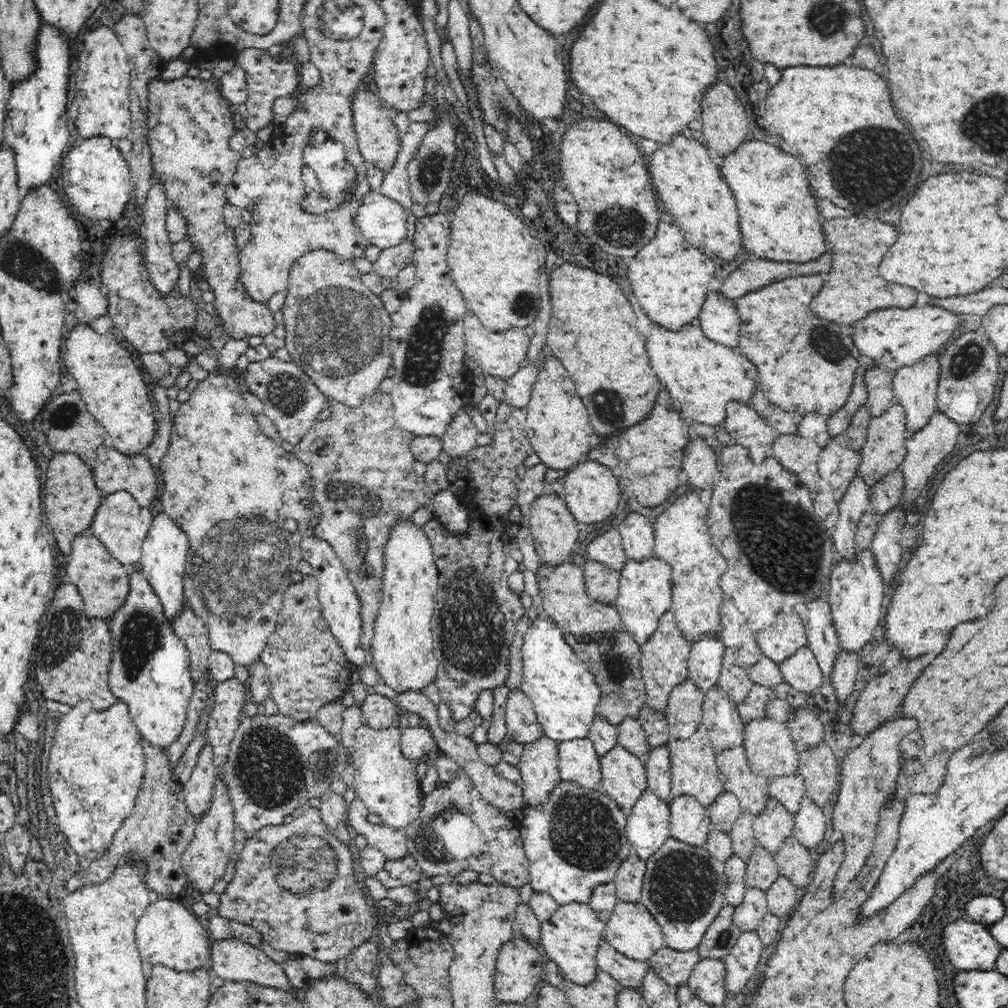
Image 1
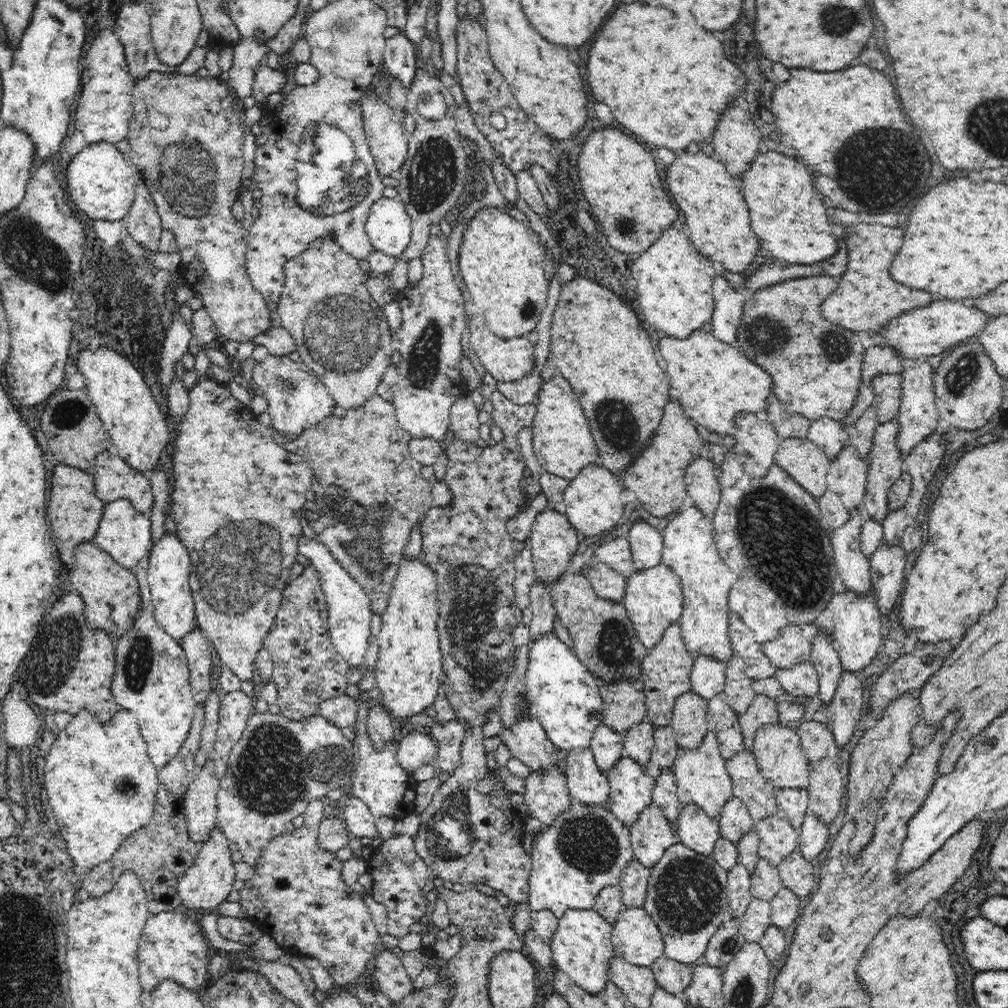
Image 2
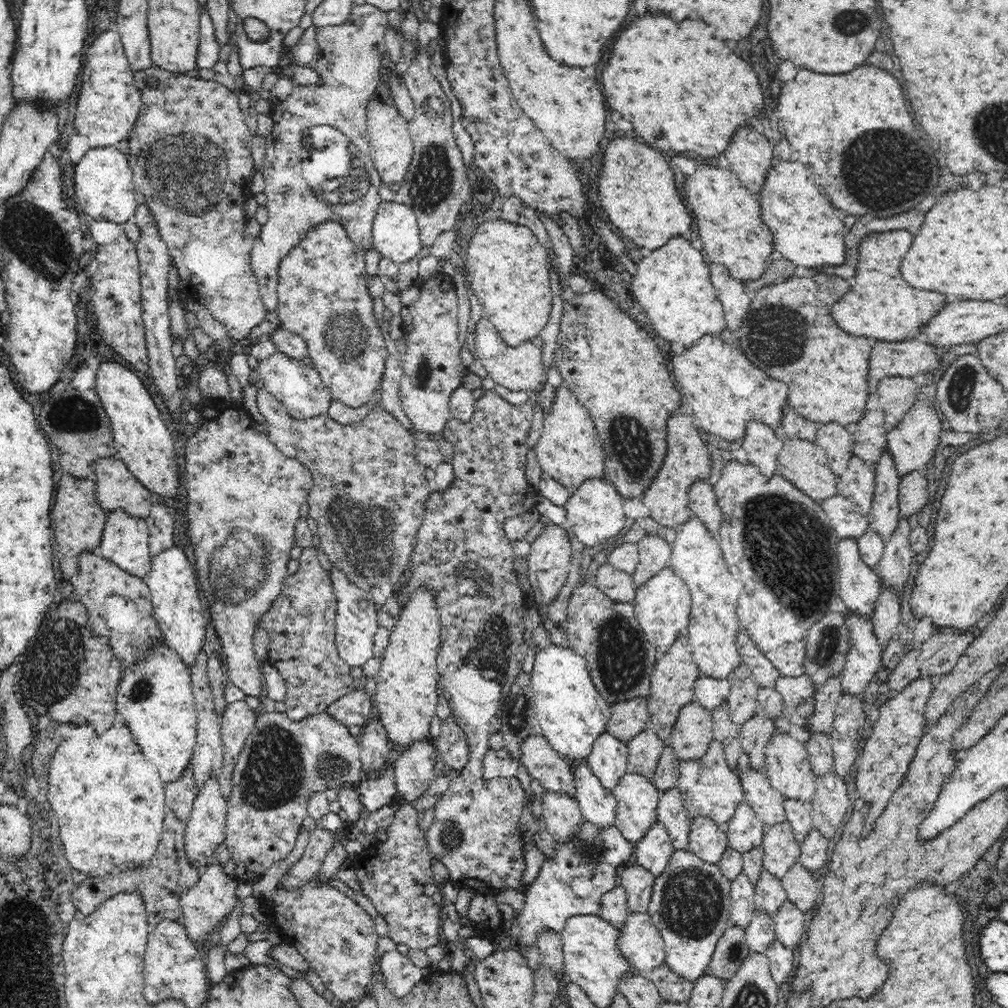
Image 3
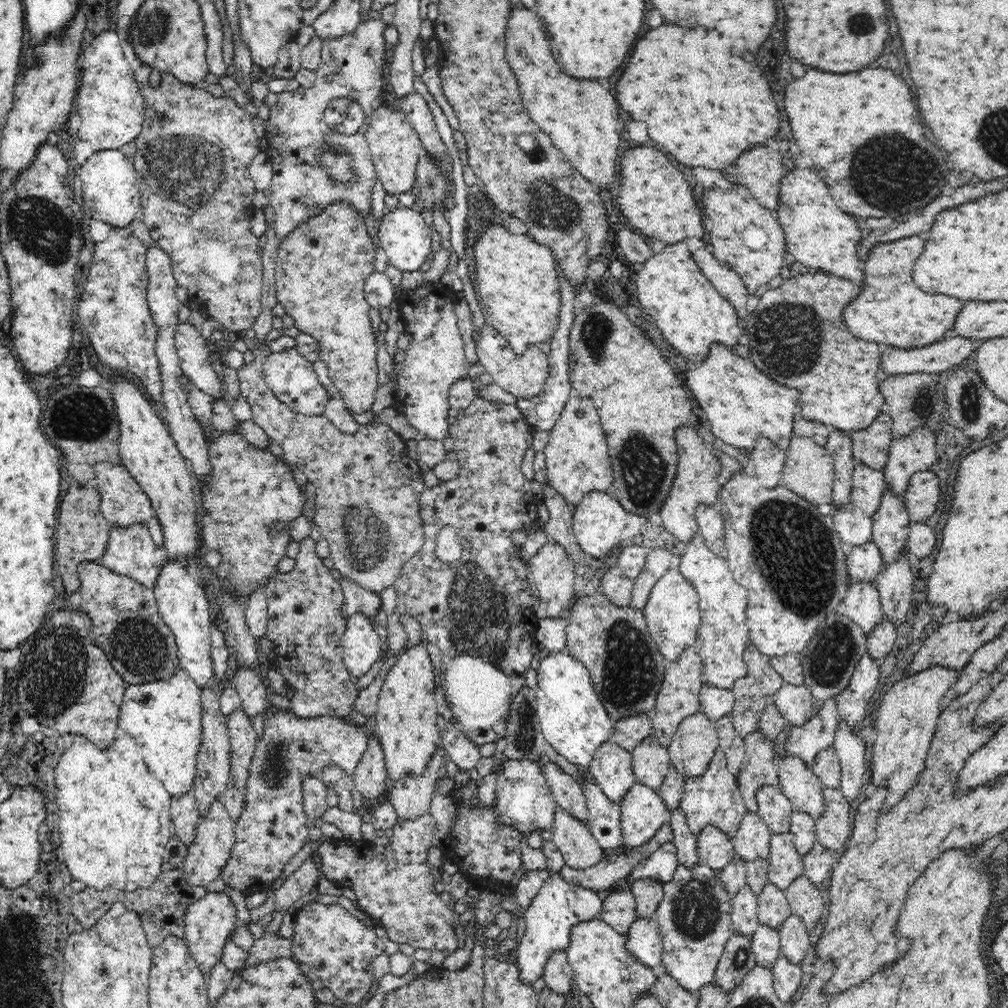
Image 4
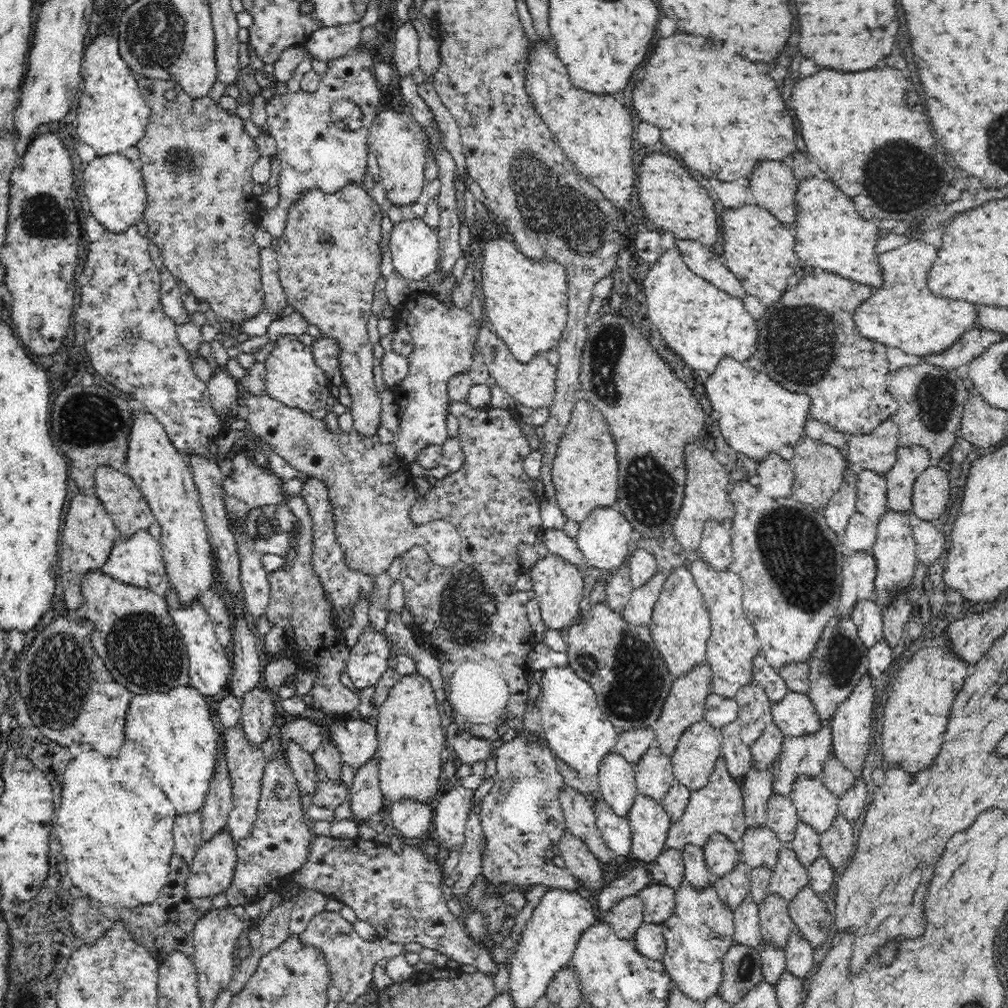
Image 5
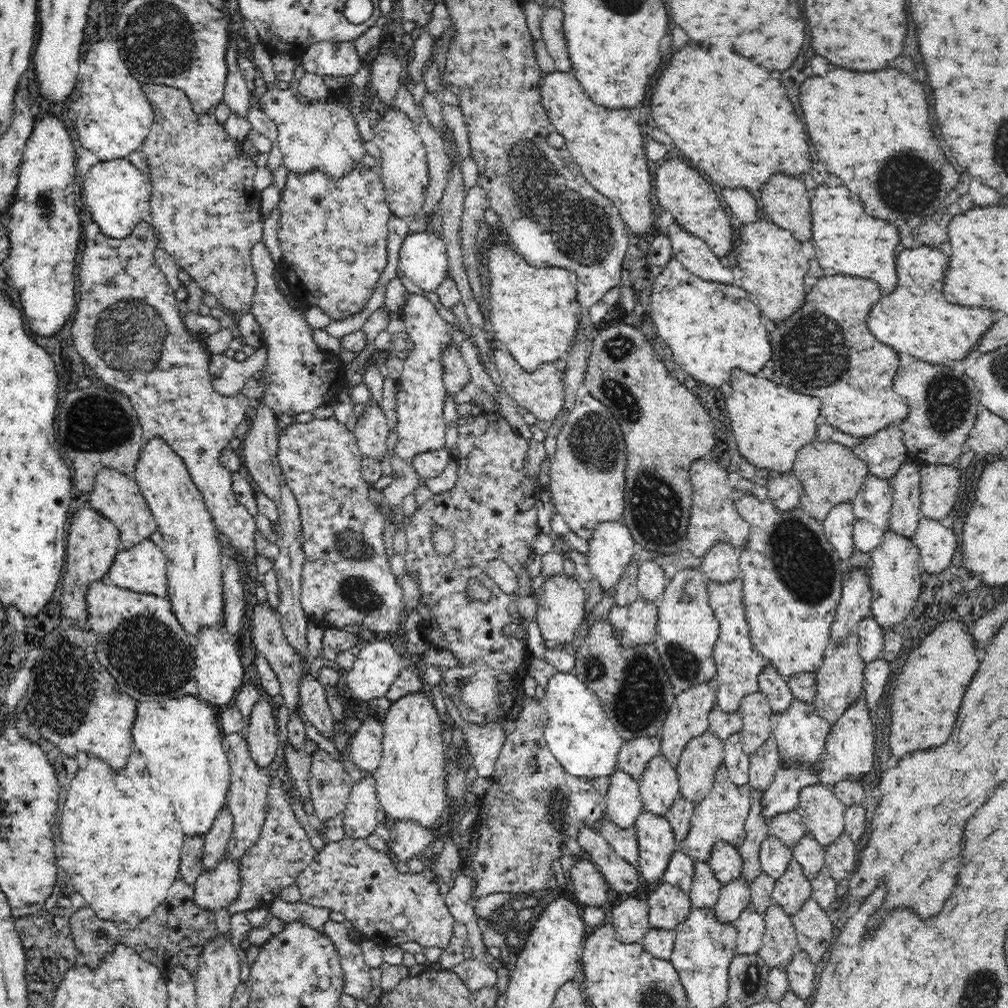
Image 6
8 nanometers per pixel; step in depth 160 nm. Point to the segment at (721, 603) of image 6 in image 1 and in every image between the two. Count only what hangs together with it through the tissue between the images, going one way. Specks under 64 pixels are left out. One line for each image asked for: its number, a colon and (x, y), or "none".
1: (681, 537)
2: (688, 547)
3: (695, 557)
4: (722, 637)
5: (732, 645)

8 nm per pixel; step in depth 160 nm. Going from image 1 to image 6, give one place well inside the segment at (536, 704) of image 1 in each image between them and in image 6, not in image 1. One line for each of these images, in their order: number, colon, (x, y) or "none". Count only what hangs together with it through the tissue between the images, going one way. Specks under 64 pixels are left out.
2: (566, 700)
3: (572, 714)
4: (573, 720)
5: (576, 730)
6: (579, 734)

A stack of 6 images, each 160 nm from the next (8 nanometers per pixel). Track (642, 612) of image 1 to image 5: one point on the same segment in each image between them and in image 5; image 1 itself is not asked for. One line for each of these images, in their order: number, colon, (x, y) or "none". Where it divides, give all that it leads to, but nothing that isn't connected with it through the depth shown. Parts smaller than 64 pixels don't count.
2: (653, 600)
3: (662, 604)
4: (672, 614)
5: (680, 625)

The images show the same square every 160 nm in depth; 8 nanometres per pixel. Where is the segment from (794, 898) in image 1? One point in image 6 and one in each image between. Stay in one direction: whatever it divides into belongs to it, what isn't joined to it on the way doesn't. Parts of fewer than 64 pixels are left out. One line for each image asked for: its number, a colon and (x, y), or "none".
2: (785, 906)
3: (789, 924)
4: (794, 937)
5: (799, 959)
6: (801, 972)

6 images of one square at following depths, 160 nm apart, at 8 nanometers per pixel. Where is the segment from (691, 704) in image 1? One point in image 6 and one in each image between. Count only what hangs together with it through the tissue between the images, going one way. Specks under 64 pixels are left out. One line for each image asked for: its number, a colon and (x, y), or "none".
2: (688, 722)
3: (692, 733)
4: (692, 747)
5: (693, 761)
6: (696, 768)

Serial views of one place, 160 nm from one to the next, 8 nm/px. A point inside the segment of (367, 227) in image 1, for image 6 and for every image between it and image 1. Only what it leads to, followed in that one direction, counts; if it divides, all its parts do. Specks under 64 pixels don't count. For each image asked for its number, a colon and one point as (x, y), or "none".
2: (388, 227)
3: (395, 234)
4: (404, 235)
5: (414, 246)
6: (423, 258)

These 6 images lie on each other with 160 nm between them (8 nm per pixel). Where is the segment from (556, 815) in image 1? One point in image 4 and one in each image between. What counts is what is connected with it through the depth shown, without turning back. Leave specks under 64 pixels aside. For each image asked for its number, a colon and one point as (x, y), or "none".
2: (585, 848)
3: (586, 866)
4: (546, 923)

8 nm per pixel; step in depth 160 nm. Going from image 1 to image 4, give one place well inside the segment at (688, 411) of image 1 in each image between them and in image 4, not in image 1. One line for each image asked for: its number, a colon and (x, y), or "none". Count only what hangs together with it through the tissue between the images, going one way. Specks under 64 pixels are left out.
2: (716, 381)
3: (725, 390)
4: (741, 402)

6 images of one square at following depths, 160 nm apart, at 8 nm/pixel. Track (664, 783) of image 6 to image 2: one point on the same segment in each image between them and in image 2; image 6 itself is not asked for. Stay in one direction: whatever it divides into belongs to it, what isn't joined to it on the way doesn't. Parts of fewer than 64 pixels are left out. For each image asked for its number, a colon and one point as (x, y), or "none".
2: (638, 742)
3: (644, 750)
4: (650, 761)
5: (654, 776)

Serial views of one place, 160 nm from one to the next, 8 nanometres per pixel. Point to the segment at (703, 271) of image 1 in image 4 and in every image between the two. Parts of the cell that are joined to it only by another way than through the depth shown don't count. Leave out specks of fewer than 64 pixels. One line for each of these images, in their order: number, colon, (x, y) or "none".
2: (674, 284)
3: (673, 286)
4: (691, 314)

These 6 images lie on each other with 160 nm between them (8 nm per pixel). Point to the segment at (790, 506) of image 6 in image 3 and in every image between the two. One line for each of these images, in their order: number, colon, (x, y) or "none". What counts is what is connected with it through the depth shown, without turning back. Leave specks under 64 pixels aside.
3: (763, 444)
4: (768, 459)
5: (777, 476)

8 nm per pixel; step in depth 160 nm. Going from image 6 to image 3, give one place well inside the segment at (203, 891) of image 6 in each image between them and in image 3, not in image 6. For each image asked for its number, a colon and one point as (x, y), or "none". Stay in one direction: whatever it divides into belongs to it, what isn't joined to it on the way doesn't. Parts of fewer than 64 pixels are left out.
3: (204, 829)
4: (206, 856)
5: (211, 870)

